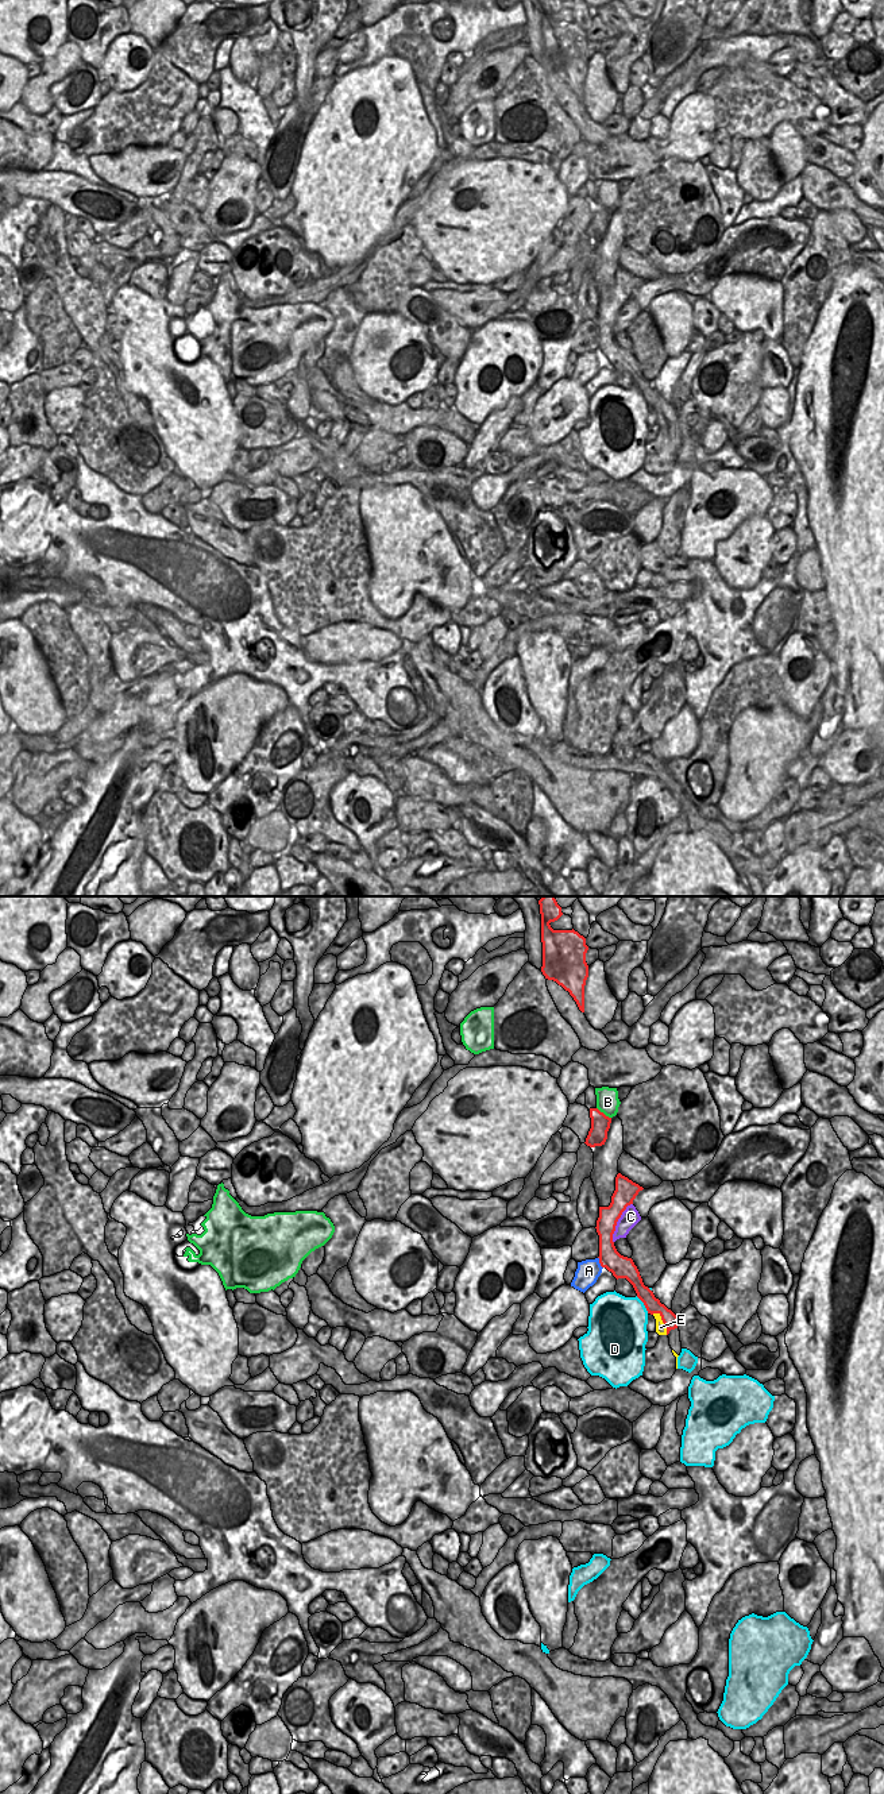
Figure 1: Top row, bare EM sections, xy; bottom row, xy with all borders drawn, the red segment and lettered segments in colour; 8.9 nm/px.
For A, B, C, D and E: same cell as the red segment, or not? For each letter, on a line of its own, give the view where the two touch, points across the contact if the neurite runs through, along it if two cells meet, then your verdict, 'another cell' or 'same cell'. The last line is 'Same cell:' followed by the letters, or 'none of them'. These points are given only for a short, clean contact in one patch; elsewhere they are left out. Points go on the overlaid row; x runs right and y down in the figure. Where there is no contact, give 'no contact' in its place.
A: contact in xy; border xy (598, 1257), (602, 1268); another cell
B: contact in xy; border xy (597, 1107), (610, 1118); another cell
C: contact in xy; another cell
D: contact in xy; border xy (636, 1296), (648, 1312); another cell
E: contact in xy; way xy (652, 1304), (663, 1315), (663, 1322), (660, 1327); same cell
Same cell: E

